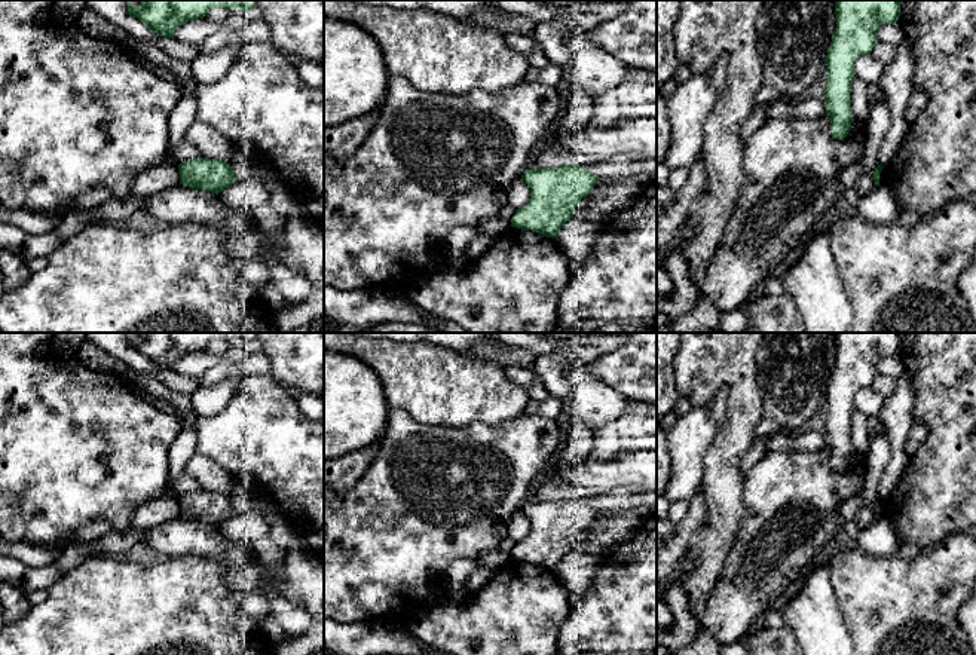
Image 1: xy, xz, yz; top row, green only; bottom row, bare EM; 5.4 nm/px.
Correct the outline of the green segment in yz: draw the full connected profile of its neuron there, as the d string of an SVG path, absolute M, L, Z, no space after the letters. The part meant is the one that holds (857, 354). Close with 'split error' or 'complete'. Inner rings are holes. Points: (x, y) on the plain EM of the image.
M835 333L835 348L836 361L824 392L827 403L824 432L826 447L830 449L830 468L844 472L853 454L850 426L854 395L872 385L881 358L897 355L900 334Z; complete

